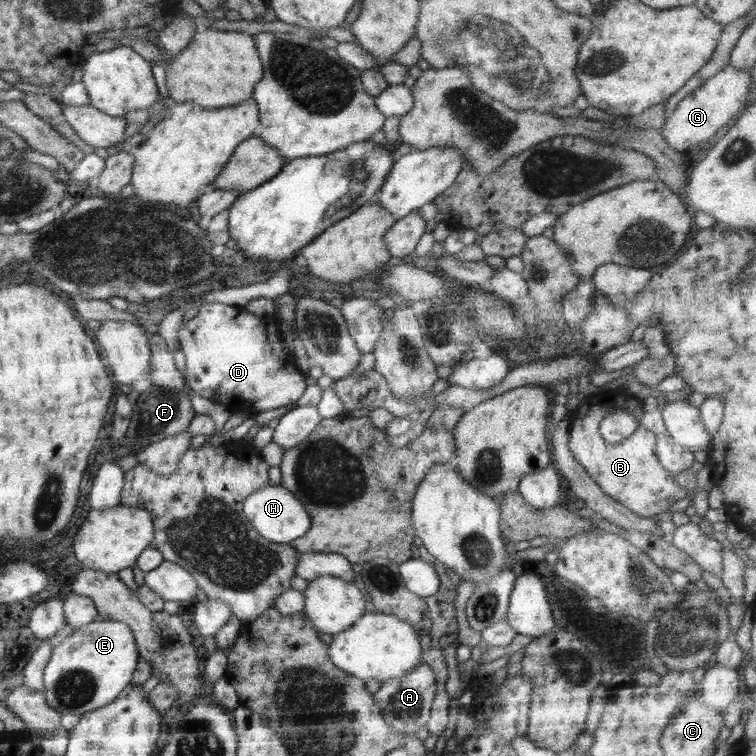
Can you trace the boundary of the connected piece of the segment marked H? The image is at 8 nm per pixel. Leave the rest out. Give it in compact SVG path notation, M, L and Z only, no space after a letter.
M266 485L253 492L243 502L243 514L249 523L264 537L276 543L291 543L304 536L310 528L310 516L301 502L280 485Z

